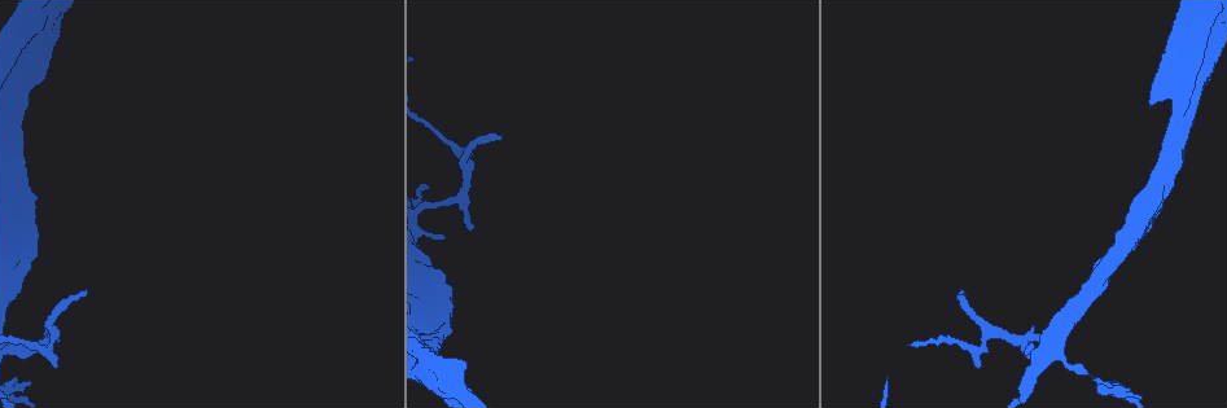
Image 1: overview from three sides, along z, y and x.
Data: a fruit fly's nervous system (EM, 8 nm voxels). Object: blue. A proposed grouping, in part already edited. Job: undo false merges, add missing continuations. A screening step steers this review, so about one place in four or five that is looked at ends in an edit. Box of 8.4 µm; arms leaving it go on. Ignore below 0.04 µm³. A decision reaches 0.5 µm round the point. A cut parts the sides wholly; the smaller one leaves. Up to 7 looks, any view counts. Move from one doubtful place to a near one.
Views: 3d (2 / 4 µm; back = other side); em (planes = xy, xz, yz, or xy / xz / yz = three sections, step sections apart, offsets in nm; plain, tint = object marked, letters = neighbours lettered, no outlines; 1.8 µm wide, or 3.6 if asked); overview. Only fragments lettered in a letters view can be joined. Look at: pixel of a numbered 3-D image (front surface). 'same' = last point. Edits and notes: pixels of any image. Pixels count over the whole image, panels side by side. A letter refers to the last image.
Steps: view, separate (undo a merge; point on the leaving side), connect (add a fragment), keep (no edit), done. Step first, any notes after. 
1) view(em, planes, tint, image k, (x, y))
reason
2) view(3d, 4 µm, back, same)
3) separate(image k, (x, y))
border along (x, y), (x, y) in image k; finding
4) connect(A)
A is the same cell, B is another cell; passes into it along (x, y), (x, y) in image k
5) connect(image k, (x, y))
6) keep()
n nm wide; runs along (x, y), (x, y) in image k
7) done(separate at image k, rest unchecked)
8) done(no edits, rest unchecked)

view(em, planes, letters, image 1, (87, 292))

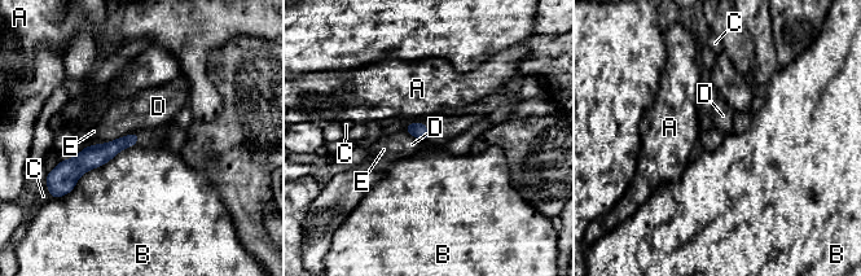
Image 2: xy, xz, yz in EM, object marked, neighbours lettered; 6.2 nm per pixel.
keep()
B touches over 500 nm; A, B, C, D and E are other cells; border along (135, 131), (115, 139) in image 2; no lettered fragment goes on from it

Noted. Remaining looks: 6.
view(em, 3.6 µm, planes, letters, image 1, (1206, 21))
touches itself

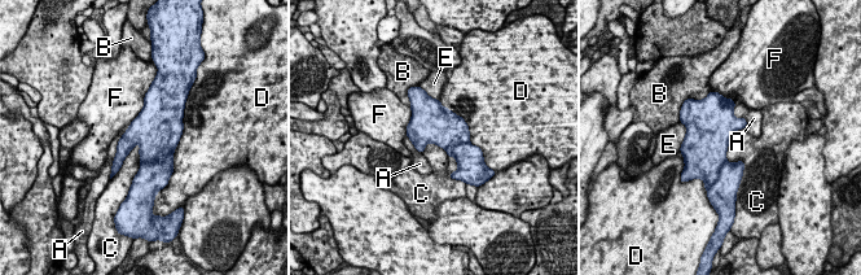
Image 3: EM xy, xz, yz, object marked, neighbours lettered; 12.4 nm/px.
keep()
D touches over 750 nm; A, B, C, D, E and F are other cells; border along (128, 127), (118, 142), (110, 169) in image 3; all the same neuron

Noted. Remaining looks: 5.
view(em, xz, step 4, tint, image 1, (444, 238))

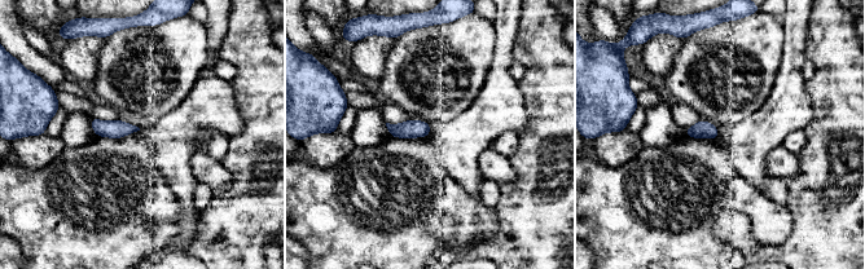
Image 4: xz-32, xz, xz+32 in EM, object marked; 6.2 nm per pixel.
view(em, planes, letters, same)
cut it another way

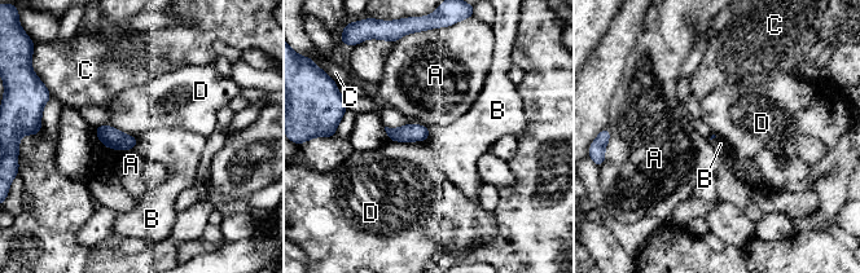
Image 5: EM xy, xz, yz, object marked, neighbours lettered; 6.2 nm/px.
keep()
A, B, C and D are other cells; border along (430, 130), (426, 140) in image 5; none of them fits

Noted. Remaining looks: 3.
done(no edits, rest unchecked)

